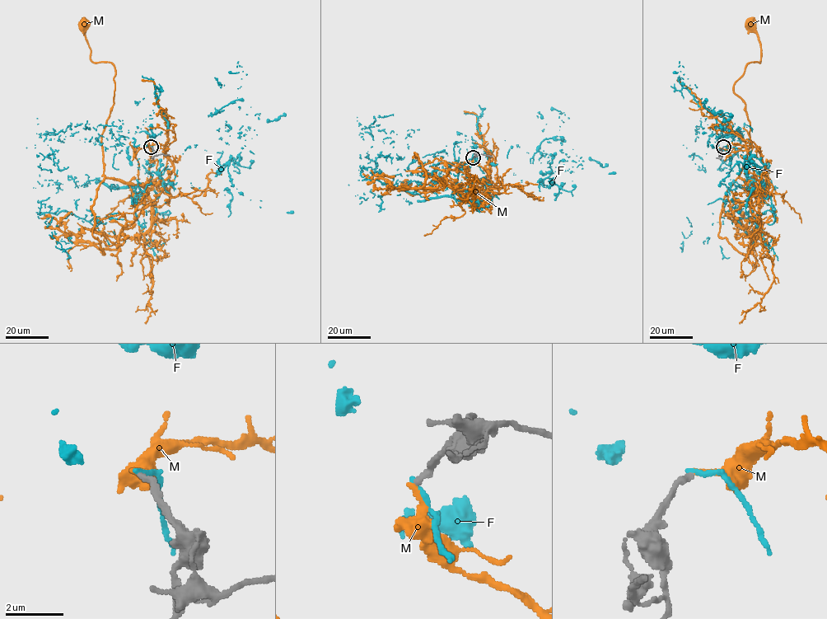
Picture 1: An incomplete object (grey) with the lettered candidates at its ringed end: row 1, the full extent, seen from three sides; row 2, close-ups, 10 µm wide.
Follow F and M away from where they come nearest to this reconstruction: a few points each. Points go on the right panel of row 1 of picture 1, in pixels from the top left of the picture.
F: (723, 146), (707, 140), (754, 163), (764, 198), (768, 185), (760, 224), (735, 203), (679, 247)
M: (724, 146), (745, 147), (755, 184), (738, 176), (750, 129), (733, 84), (745, 67), (761, 59), (750, 25)

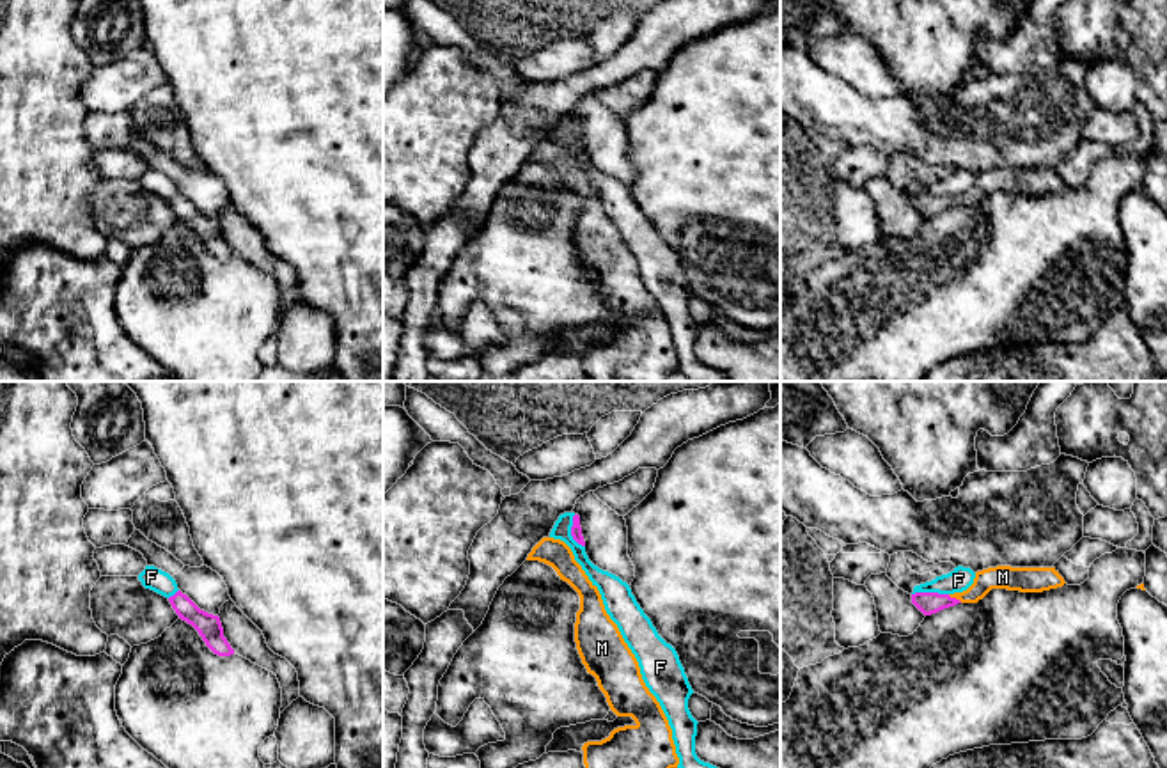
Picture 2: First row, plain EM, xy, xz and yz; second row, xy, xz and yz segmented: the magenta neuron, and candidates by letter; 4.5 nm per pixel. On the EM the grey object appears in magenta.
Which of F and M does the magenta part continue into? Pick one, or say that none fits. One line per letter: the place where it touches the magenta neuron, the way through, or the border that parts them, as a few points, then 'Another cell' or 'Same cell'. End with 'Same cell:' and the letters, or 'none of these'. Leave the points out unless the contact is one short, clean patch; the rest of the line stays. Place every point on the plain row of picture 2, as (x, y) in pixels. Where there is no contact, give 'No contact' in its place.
F: Touches magenta at yz (930, 195). Boundary: yz (947, 195), (912, 197). Another cell
M: Touches magenta at yz (955, 201). Path across: yz (928, 206), (955, 201), (1002, 180). Same cell
Same cell: M

